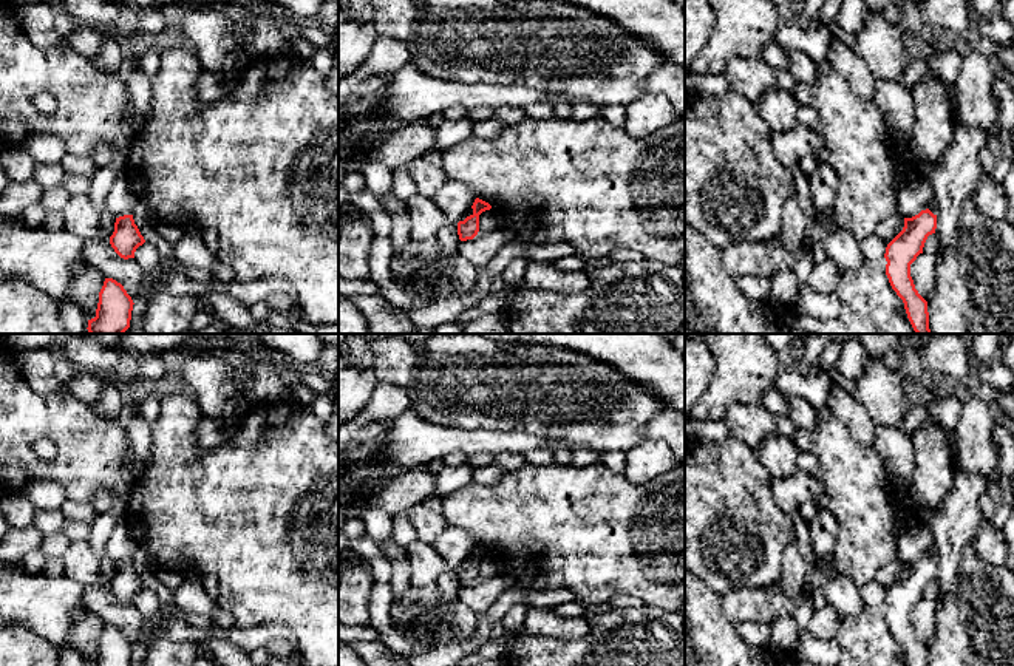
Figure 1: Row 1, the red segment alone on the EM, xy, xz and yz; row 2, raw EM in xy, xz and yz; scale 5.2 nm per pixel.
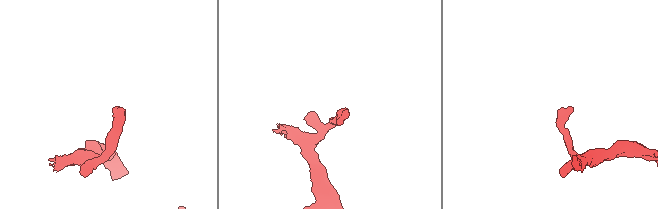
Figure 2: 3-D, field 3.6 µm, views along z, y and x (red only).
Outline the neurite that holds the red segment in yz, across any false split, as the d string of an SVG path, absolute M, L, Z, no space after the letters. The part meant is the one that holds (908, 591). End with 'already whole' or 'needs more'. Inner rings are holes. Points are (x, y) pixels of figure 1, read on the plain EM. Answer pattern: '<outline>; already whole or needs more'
M929 555L921 556L912 564L904 564L903 576L886 593L886 621L903 646L909 666L929 666L927 647L915 635L910 610L923 600L924 589L935 575L937 561Z; already whole

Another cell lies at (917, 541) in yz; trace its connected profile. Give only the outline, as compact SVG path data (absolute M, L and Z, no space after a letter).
M914 522L907 525L906 532L901 535L897 555L904 564L912 564L921 556L929 555L934 547L937 547L935 536L929 525Z

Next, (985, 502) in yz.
M985 493L978 498L978 508L980 508L985 521L989 525L991 521L994 519L994 516L995 516L995 507L994 507L994 502L992 502L992 499L988 493Z

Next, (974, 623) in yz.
M969 545L948 595L937 604L929 666L1014 666L1014 572L985 562Z

